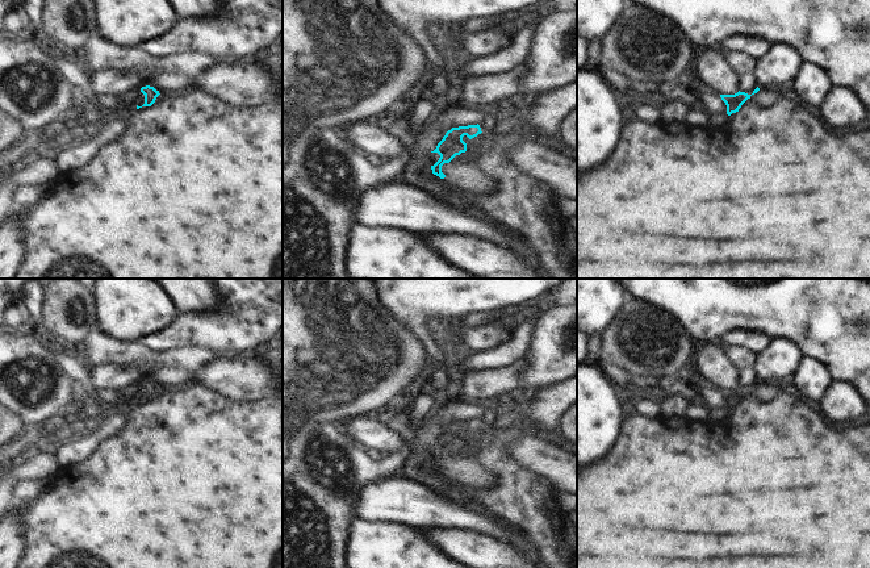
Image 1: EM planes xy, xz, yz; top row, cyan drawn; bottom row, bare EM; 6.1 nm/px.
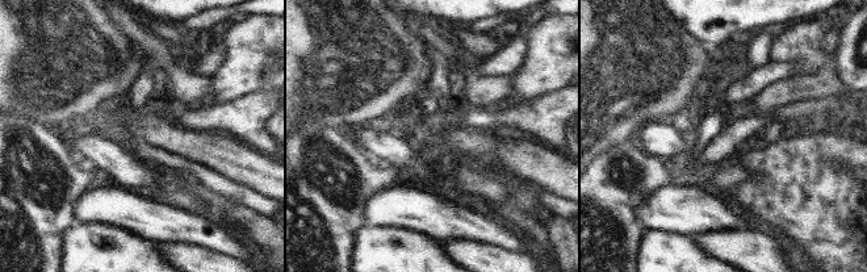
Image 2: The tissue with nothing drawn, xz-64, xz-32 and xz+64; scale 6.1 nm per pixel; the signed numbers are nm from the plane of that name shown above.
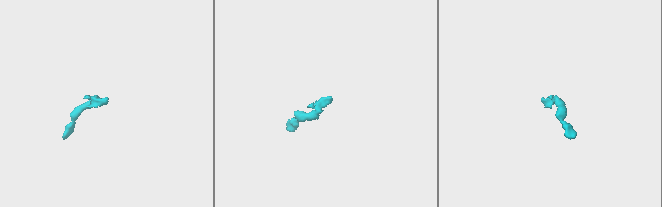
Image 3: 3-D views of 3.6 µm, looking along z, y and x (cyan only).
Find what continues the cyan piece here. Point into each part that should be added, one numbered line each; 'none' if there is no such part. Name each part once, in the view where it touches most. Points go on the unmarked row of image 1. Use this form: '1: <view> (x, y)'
1: xz (463, 470)

